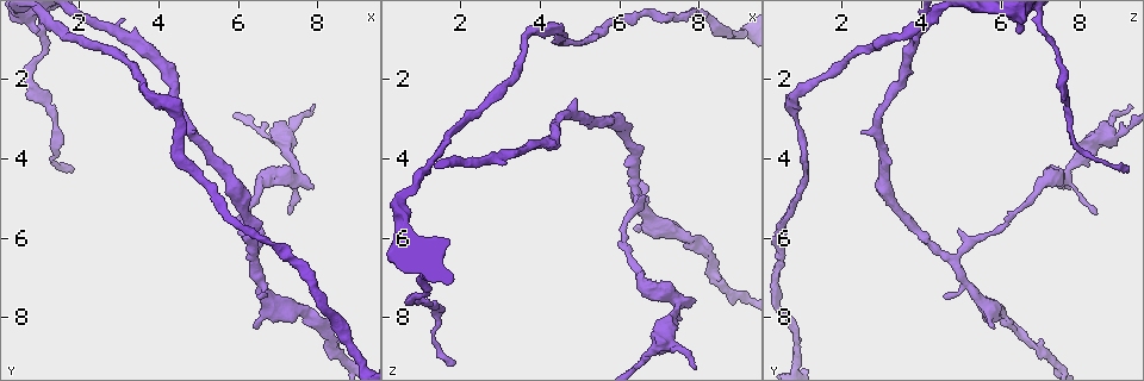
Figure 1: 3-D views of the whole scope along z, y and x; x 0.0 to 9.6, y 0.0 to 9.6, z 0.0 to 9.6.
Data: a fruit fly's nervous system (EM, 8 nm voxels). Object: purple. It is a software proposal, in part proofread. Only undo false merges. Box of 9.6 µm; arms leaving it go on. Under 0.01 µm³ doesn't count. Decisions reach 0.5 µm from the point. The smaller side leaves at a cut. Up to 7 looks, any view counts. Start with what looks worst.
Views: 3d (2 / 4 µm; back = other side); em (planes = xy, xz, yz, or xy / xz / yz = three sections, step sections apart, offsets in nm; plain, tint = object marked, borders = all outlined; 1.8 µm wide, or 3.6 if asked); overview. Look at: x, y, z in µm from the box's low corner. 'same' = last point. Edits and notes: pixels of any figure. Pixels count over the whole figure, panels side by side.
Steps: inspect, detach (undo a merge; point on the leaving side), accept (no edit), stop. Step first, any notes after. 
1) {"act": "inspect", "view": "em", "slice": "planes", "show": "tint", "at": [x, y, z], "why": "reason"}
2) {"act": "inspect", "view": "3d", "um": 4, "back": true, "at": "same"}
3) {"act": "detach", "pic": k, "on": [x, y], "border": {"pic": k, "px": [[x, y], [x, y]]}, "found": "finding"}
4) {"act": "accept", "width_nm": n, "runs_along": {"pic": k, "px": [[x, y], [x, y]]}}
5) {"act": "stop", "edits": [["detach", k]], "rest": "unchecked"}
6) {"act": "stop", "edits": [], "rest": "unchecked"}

{"act": "inspect", "view": "3d", "um": 2, "at": [7.40, 4.45, 7.55], "why": "a fork"}

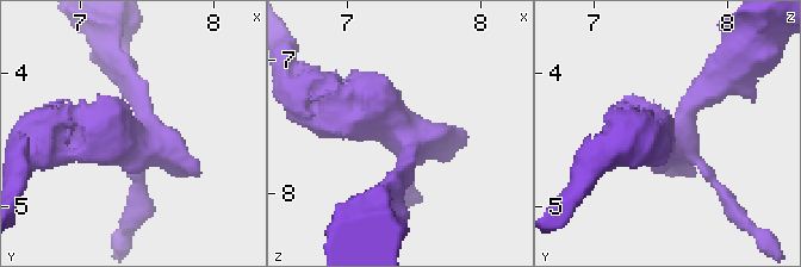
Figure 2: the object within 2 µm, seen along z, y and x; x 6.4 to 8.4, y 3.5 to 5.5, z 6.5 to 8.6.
{"act": "inspect", "view": "em", "slice": "xy", "step": 4, "show": "tint", "at": [7.40, 4.48, 7.56], "why": "need the tissue"}

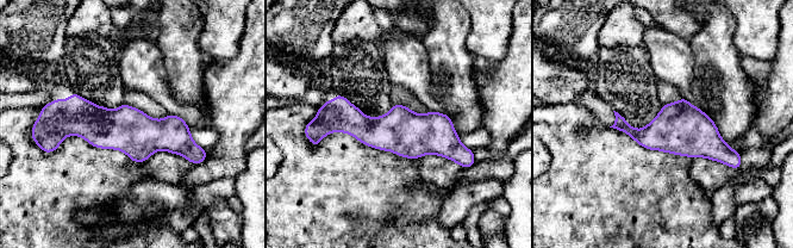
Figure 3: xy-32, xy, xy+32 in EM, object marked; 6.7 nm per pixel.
{"act": "inspect", "view": "em", "slice": "planes", "show": "tint", "at": "same", "why": "cut it another way"}

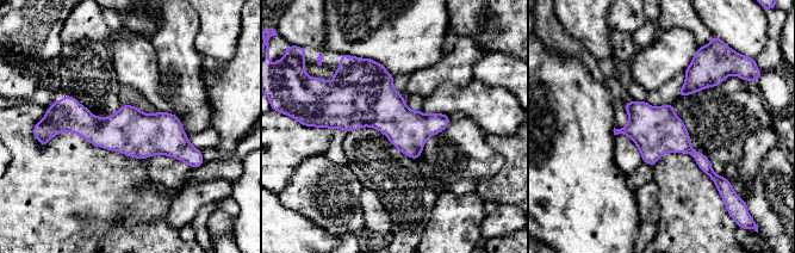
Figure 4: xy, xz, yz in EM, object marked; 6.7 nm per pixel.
{"act": "accept", "runs_along": {"pic": 4, "px": [[56, 118], [163, 134], [193, 152]]}, "found": "one neuron here"}

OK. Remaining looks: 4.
{"act": "inspect", "view": "em", "slice": "planes", "show": "plain", "at": [7.65, 7.75, 6.00], "why": "thick turns thin"}

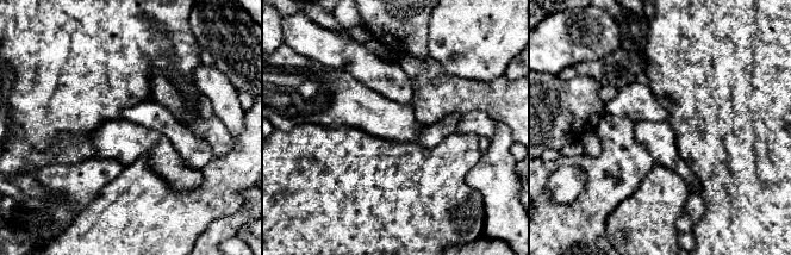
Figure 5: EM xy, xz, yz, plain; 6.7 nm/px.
{"act": "inspect", "view": "em", "slice": "planes", "show": "tint", "at": "same"}

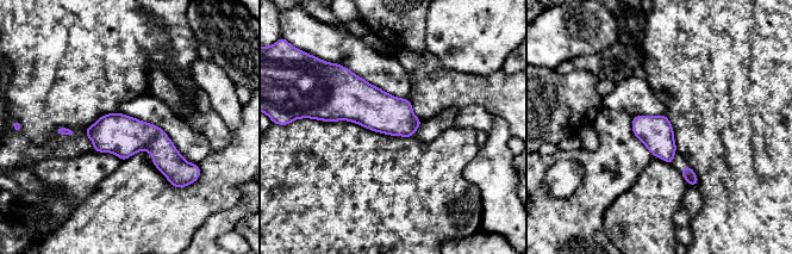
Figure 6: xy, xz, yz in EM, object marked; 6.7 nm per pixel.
{"act": "accept", "found": "all the same neuron"}

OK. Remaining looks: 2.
{"act": "inspect", "view": "em", "slice": "planes", "show": "tint", "at": [4.50, 2.75, 2.95], "why": "narrows sharply"}

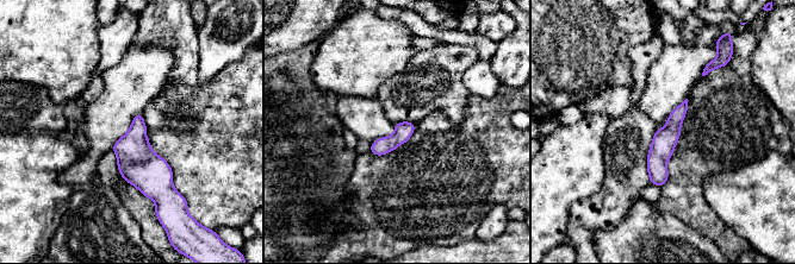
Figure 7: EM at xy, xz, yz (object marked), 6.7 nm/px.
{"act": "accept", "runs_along": {"pic": 7, "px": [[684, 105], [658, 155], [658, 182]]}, "found": "all the same neuron"}

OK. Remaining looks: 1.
{"act": "stop", "edits": [], "rest": "unchecked"}

